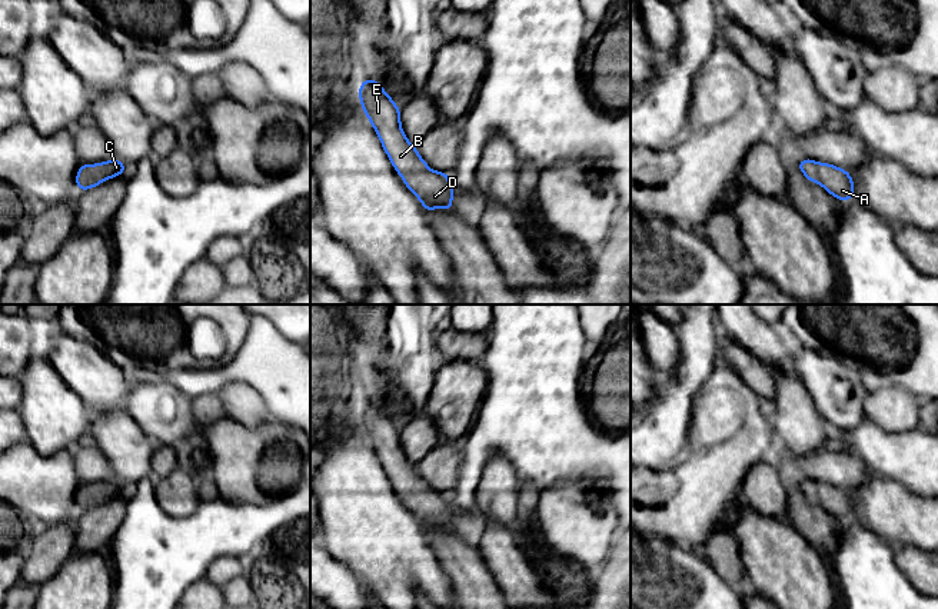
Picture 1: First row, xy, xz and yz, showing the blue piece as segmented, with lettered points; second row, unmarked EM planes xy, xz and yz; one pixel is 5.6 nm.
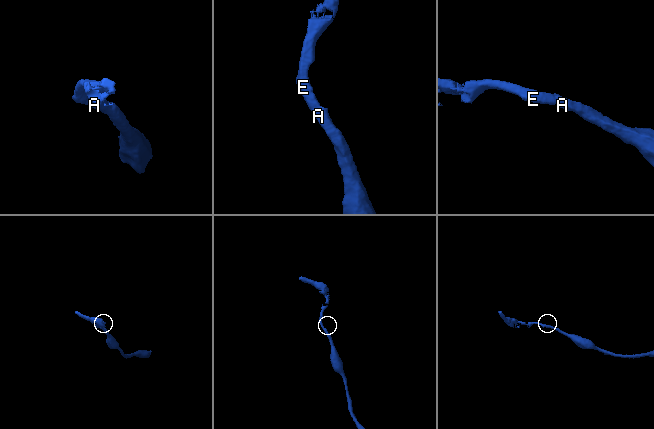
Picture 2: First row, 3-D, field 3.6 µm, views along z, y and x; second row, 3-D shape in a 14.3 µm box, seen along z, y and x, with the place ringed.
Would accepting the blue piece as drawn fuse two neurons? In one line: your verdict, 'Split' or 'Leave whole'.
Leave whole

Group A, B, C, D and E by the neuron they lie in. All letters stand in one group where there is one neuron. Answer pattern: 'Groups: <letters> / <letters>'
Groups: A B C D E

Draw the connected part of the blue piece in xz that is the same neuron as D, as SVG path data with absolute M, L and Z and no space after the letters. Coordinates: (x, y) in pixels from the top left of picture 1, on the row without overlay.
M363 400L359 419L365 435L372 443L383 470L405 506L420 520L425 532L432 529L453 530L455 510L449 495L430 490L419 476L400 445L400 429L376 400Z

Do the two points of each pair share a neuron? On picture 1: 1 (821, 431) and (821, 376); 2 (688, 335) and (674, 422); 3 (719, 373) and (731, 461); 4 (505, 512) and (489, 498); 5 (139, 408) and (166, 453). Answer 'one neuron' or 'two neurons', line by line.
1: two neurons
2: one neuron
3: one neuron
4: one neuron
5: two neurons

